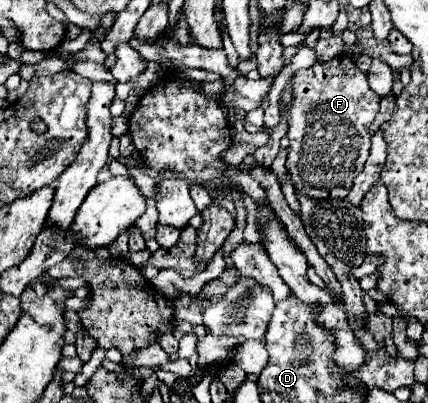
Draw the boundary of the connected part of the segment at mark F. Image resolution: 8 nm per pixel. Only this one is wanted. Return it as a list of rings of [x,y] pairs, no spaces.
[[[334,57],[326,63],[314,63],[310,69],[300,69],[294,77],[294,101],[288,107],[290,121],[288,121],[288,137],[290,137],[290,151],[286,159],[286,169],[290,179],[294,181],[296,191],[304,193],[310,199],[344,199],[356,173],[364,167],[370,149],[370,135],[368,125],[374,121],[380,105],[380,97],[368,89],[368,79],[362,71],[356,69],[352,59]]]

